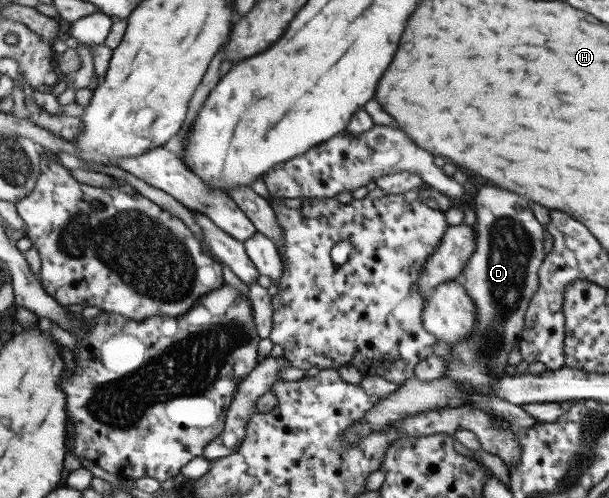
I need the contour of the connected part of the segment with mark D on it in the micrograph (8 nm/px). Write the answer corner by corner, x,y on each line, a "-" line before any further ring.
476,186
476,193
469,196
467,207
476,214
475,247
473,253
468,257
460,274
459,281
464,287
468,298
474,303
477,314
473,331
453,344
448,344
451,348
442,358
445,360
445,372
440,379
452,379
457,387
465,394
462,407
482,410
491,417
507,421
512,430
528,428
536,424
532,416
528,416
522,408
508,402
508,400
496,397
489,384
491,380
500,378
507,365
508,352
514,343
518,342
519,332
523,327
524,311
529,303
529,298
537,289
537,268
545,257
542,253
542,225
535,219
529,201
522,196
518,196
500,188
490,188
490,186

